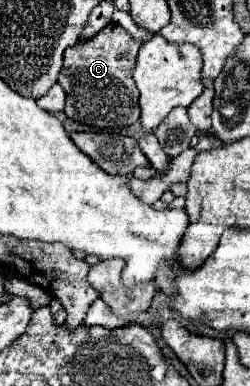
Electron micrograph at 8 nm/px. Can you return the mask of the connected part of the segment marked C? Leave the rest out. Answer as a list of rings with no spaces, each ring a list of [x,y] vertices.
[[[111,23],[91,41],[69,47],[59,73],[59,85],[66,93],[65,115],[77,123],[99,129],[123,129],[133,125],[139,119],[139,91],[131,73],[141,45],[143,41],[133,39],[121,25]]]

